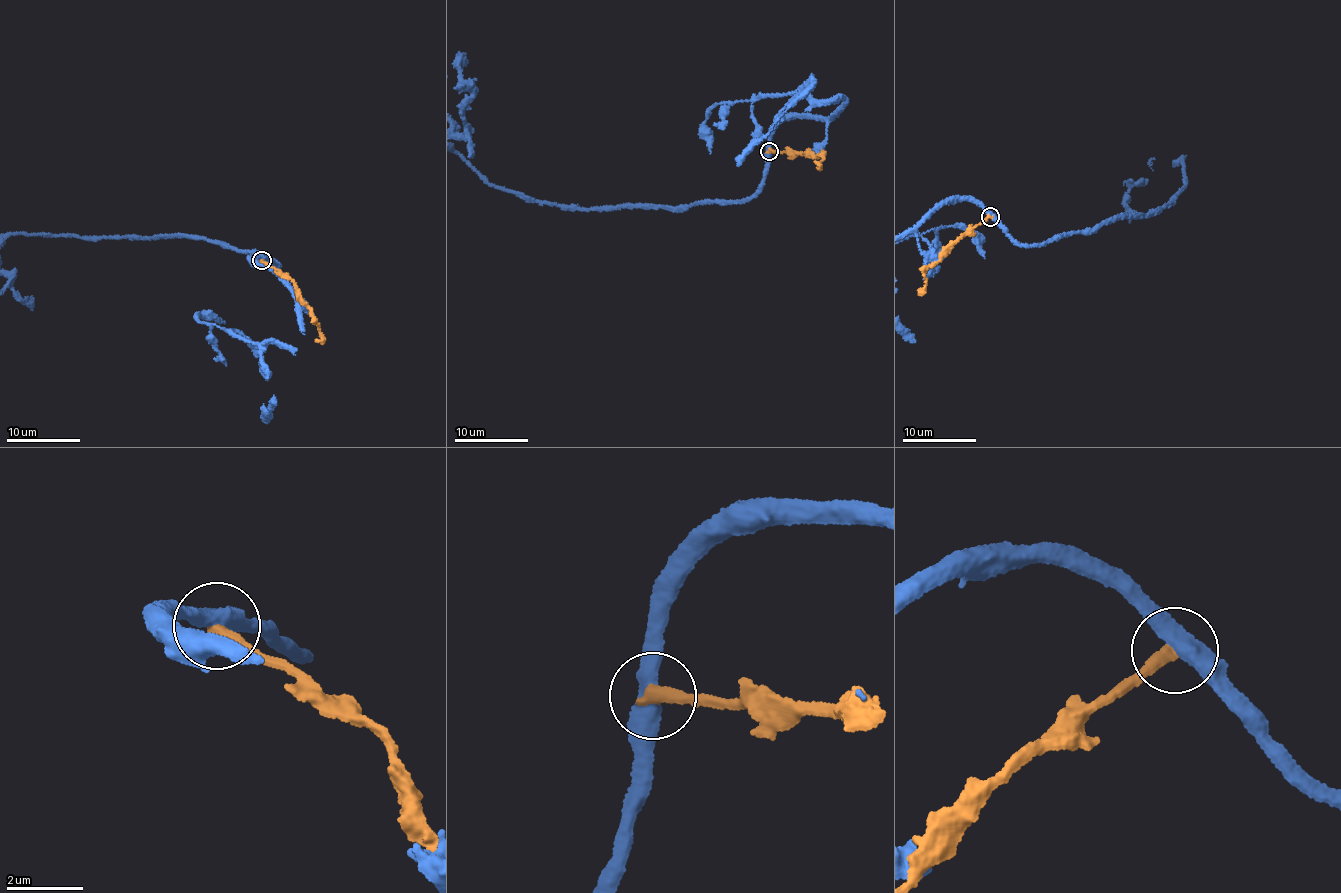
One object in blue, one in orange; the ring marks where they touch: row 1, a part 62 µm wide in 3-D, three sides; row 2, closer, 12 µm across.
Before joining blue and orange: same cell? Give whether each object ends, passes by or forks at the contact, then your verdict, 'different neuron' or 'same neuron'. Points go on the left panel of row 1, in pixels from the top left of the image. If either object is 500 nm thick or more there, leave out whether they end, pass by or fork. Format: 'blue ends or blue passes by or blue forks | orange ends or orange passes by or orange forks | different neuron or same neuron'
blue passes by | orange ends | different neuron

